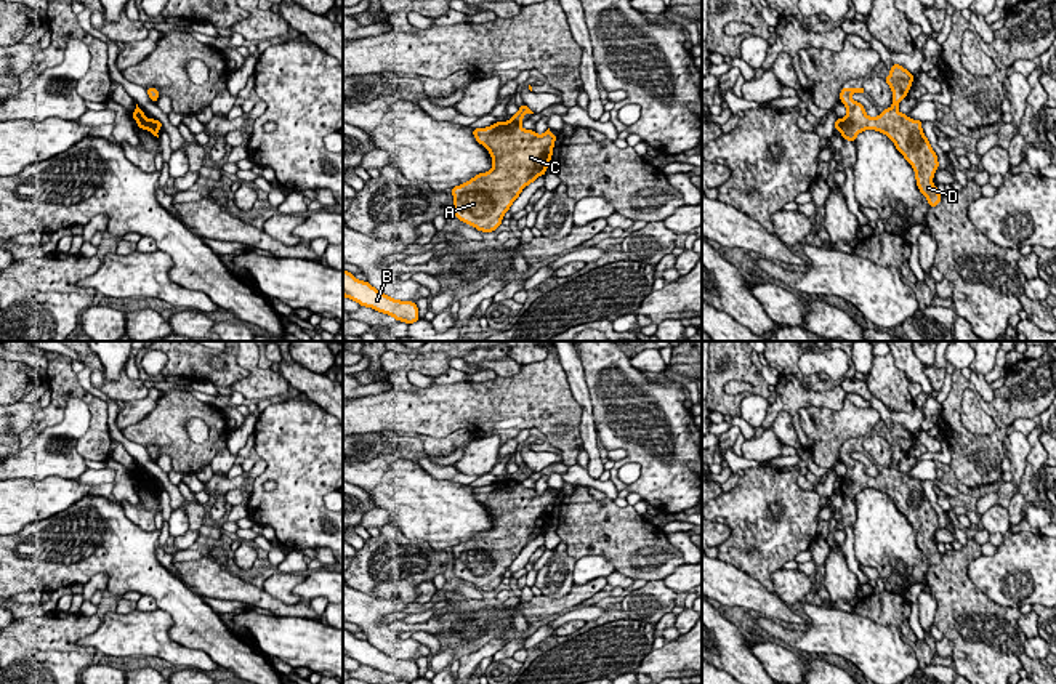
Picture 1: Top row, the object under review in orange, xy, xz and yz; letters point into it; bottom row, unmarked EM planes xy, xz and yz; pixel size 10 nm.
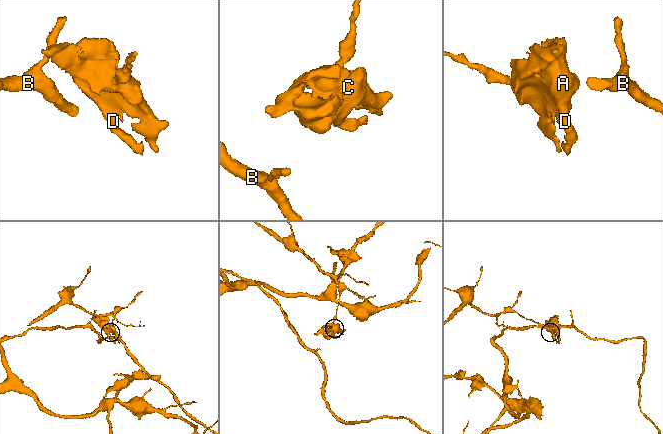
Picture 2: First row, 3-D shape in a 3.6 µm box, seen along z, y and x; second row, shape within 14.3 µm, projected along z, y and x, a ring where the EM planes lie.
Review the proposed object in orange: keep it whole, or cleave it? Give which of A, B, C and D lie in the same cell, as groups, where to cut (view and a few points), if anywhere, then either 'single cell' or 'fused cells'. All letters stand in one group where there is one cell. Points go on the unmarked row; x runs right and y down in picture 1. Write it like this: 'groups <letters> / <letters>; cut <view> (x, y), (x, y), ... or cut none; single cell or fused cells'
groups A C D / B; cut xz (510, 479), (519, 482); fused cells

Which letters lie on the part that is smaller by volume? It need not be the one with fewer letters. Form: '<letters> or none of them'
A, C, D

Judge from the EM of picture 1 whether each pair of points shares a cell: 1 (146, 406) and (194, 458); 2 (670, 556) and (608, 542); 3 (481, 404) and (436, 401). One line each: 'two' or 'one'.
1: two
2: one
3: one

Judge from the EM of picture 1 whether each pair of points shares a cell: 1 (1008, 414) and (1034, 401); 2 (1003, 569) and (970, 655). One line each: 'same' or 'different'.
1: same
2: different

